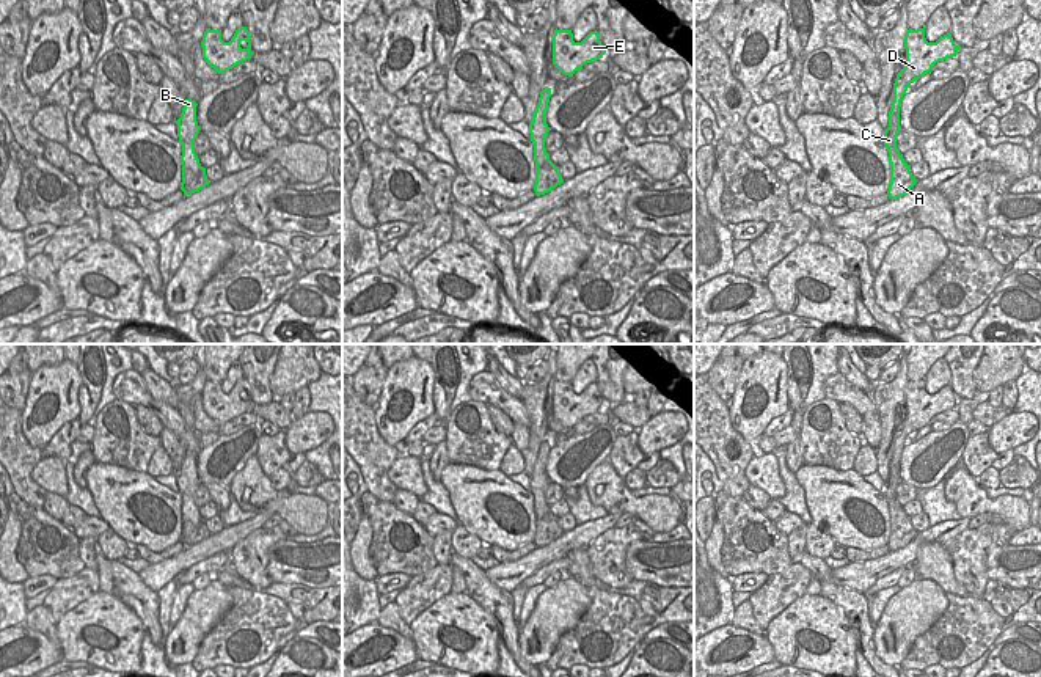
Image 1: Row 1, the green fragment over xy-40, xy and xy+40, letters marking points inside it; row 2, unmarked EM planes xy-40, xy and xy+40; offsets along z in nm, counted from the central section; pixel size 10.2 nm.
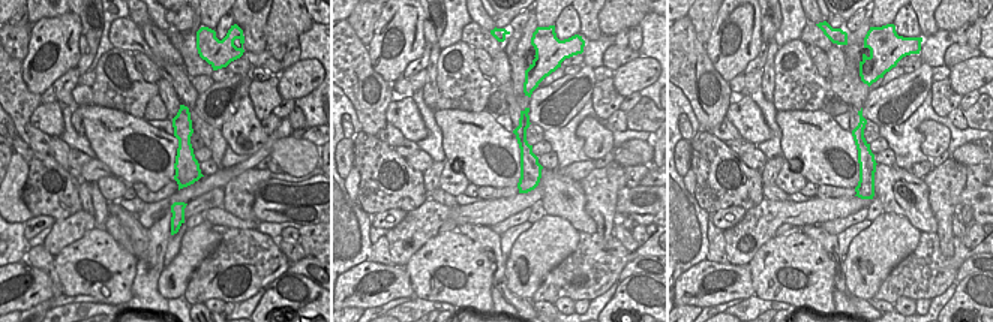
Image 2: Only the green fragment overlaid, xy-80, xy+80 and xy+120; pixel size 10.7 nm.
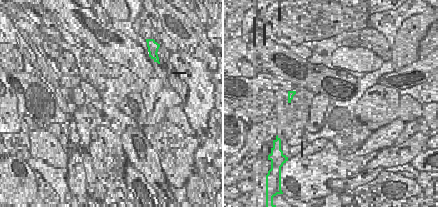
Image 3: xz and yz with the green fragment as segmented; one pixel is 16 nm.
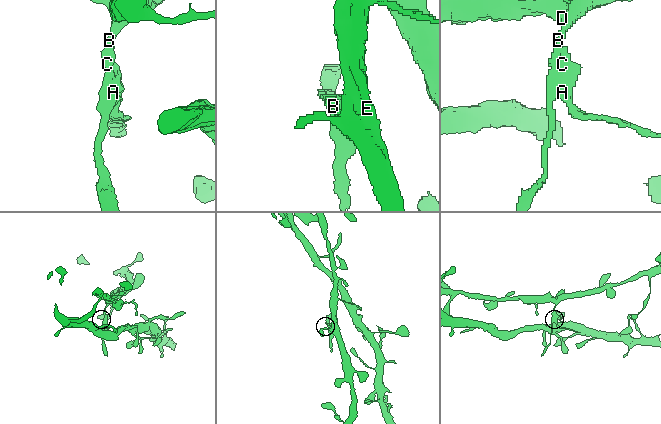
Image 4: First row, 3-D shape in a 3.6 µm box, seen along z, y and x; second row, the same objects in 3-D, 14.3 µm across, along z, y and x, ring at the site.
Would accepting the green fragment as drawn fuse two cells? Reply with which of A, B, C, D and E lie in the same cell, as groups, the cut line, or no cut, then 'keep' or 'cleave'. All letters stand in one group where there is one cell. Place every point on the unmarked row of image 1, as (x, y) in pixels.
A / B C D E; cut in xy-40 along (193, 490), (181, 497); cleave

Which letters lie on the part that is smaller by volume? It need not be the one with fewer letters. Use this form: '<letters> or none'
A

